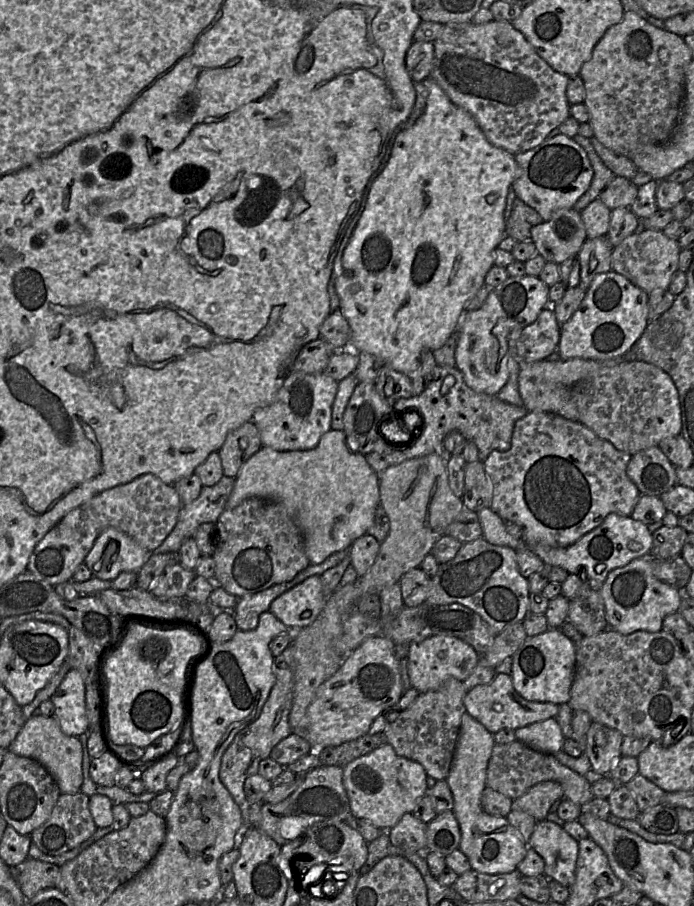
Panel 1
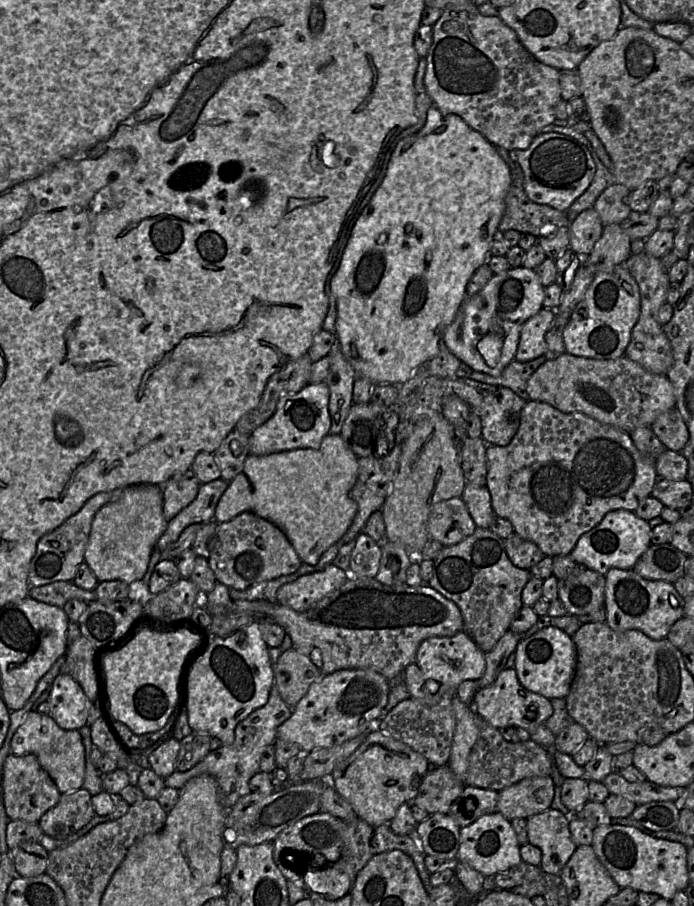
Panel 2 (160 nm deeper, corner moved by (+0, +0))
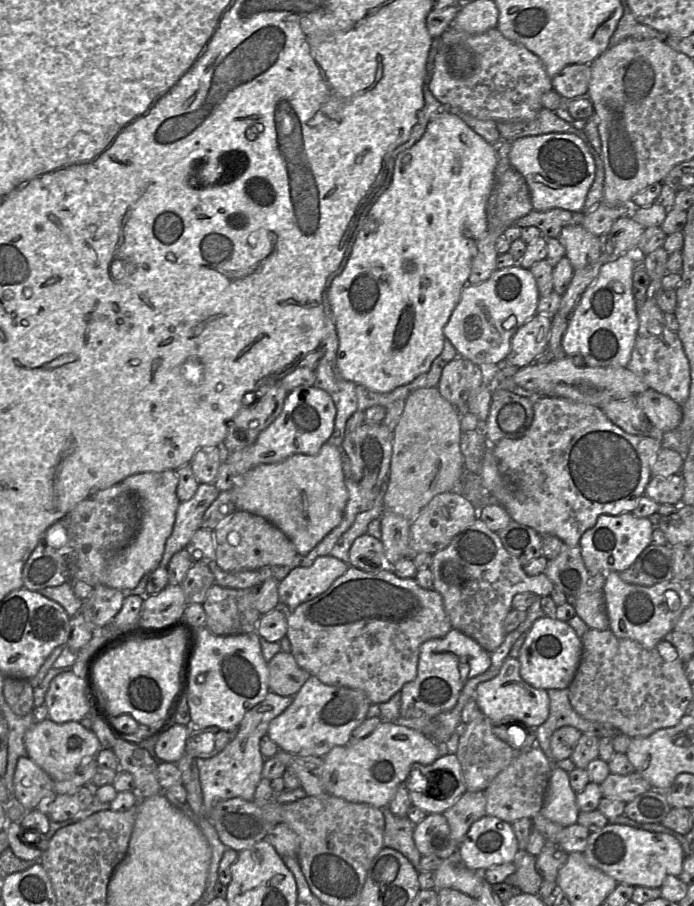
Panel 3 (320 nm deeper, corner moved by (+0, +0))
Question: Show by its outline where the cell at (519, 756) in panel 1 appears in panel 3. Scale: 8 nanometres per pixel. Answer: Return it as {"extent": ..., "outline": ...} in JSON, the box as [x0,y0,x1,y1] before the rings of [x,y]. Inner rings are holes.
{"extent":[456,710,520,792],"outline":[[[479,710],[478,715],[464,726],[460,737],[456,756],[461,765],[466,789],[470,792],[484,792],[492,780],[520,754],[493,733],[491,722],[492,720]]]}

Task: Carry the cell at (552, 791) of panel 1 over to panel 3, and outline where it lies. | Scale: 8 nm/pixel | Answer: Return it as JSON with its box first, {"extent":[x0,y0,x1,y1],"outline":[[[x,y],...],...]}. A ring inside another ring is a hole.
{"extent":[484,746,552,823],"outline":[[[534,746],[525,753],[520,753],[502,770],[484,791],[487,816],[497,817],[507,823],[514,823],[522,818],[532,819],[541,813],[552,770],[552,760],[543,750]]]}

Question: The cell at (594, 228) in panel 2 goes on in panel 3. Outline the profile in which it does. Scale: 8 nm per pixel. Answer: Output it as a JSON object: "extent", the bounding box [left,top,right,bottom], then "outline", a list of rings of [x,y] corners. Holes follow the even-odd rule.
{"extent":[558,225,602,270],"outline":[[[582,225],[564,227],[558,239],[565,247],[566,257],[574,270],[597,261],[602,254],[599,237],[587,231]]]}

